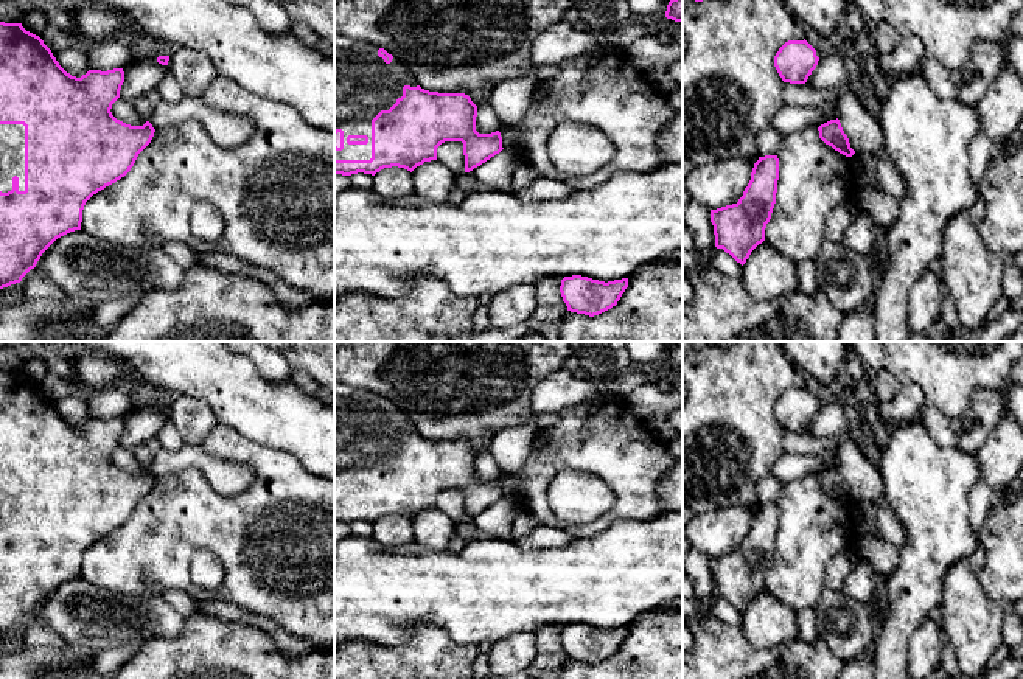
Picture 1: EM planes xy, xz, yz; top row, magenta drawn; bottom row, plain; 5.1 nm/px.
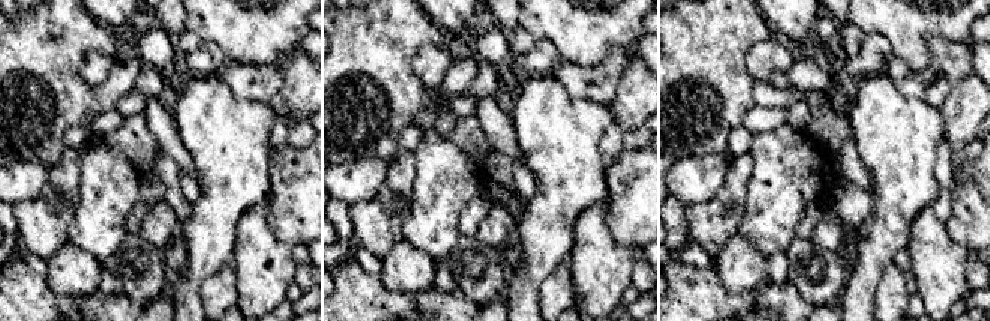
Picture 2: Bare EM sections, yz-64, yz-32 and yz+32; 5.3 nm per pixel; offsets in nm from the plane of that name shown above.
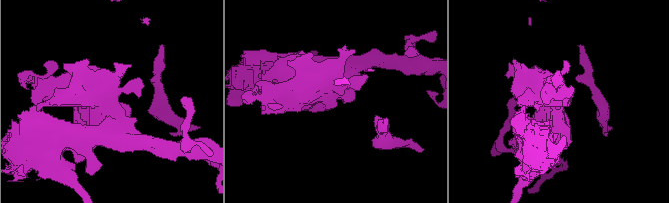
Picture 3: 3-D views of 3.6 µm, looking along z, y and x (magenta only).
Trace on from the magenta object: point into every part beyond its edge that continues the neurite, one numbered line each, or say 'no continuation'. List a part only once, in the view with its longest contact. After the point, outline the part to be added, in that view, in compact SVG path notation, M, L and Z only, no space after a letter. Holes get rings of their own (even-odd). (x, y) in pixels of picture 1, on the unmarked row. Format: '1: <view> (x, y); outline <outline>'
1: xz (364, 432); outline M334 382L334 479L344 479L344 497L334 497L334 508L370 508L372 468L403 444L404 434L418 434L415 424L395 404L386 412L378 398L373 392ZM348 483L367 483L368 491L348 493Z

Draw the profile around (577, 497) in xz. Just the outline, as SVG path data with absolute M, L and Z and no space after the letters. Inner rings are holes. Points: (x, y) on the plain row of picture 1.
M563 469L550 480L547 500L558 519L583 525L613 510L616 496L602 479Z

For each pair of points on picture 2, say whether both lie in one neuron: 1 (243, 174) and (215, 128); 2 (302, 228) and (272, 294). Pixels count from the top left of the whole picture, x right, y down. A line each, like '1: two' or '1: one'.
1: one
2: two

